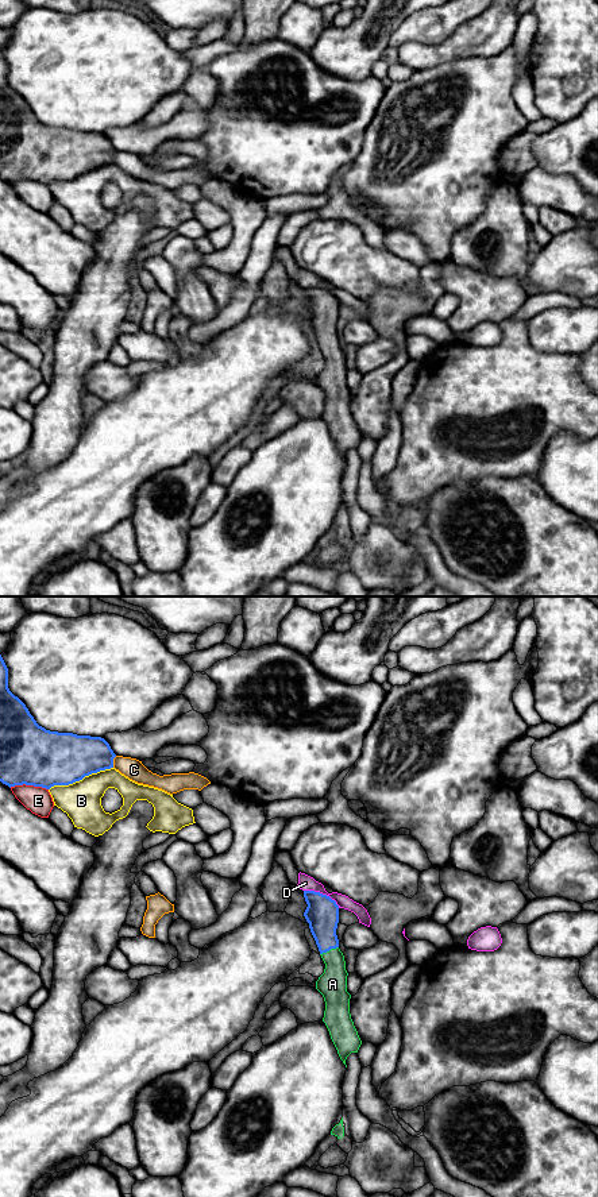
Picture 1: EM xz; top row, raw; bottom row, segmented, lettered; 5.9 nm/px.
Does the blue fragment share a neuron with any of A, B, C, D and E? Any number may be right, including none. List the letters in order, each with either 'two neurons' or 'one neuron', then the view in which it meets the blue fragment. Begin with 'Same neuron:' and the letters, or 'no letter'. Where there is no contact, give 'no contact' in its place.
Same neuron: A
A: one neuron; contact in xz
B: two neurons; contact in xz
C: two neurons; contact in xz
D: two neurons; contact in xz
E: two neurons; contact in xz

